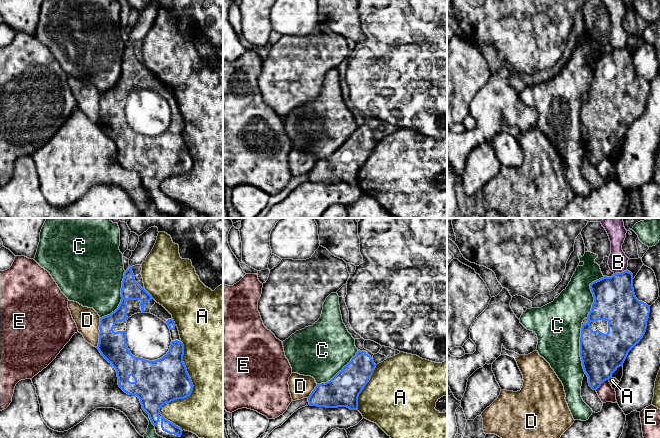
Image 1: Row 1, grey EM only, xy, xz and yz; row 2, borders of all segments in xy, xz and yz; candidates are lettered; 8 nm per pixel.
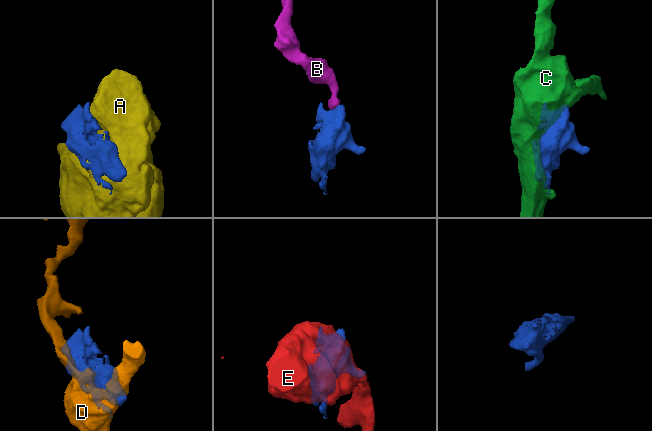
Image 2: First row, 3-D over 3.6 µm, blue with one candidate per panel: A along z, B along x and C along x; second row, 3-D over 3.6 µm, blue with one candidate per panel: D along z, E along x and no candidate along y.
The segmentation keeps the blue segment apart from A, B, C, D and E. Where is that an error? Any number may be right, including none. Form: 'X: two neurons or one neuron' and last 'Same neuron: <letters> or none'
A: two neurons
B: two neurons
C: two neurons
D: two neurons
E: two neurons
Same neuron: none

